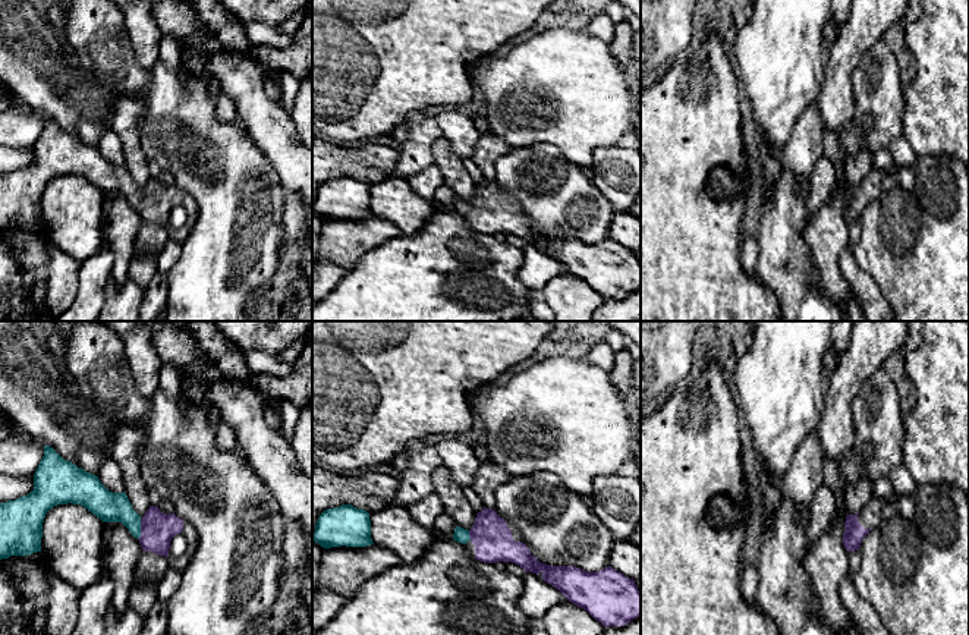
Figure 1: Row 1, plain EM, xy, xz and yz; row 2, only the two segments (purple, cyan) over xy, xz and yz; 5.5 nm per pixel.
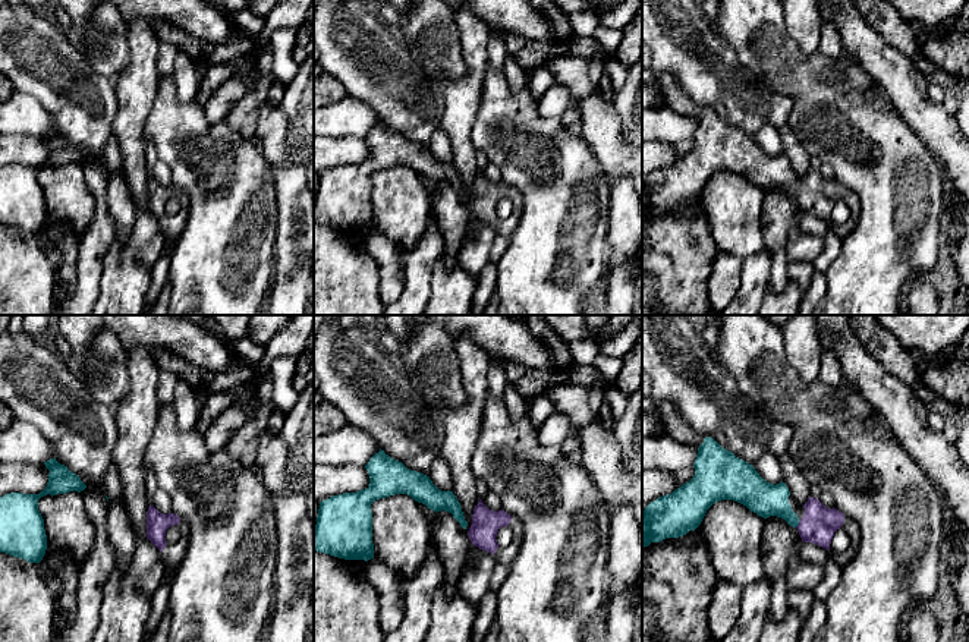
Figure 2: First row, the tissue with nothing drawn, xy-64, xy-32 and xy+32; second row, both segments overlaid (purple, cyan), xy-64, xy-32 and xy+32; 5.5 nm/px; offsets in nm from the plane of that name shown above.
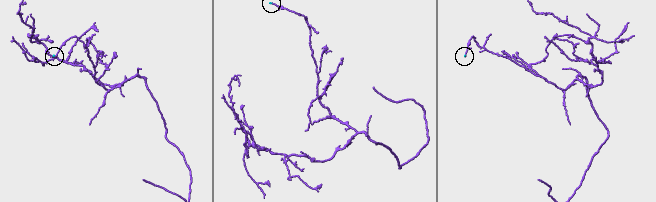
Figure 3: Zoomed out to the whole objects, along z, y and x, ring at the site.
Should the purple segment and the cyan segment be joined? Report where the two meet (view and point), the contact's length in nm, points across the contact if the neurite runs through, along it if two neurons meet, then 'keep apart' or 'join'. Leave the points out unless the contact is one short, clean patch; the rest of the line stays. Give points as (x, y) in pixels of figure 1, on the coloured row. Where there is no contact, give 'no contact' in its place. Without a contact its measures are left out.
contact xy (141, 530); length 110 nm; way xy (157, 528), (141, 530), (118, 508), (109, 506); join

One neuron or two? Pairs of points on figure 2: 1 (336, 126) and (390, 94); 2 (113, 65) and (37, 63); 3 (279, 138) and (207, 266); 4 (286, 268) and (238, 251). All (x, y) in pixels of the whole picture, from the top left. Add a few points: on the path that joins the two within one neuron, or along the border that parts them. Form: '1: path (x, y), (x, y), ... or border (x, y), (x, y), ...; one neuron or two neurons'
1: border (346, 93), (362, 100), (380, 119); two neurons
2: border (72, 35), (90, 65), (97, 72), (115, 79); two neurons
3: border (255, 138), (261, 153), (270, 161); two neurons
4: border (277, 230), (274, 271), (266, 292); two neurons

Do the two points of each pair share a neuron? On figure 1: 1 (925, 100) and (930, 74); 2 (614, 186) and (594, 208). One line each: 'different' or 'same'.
1: same
2: different

